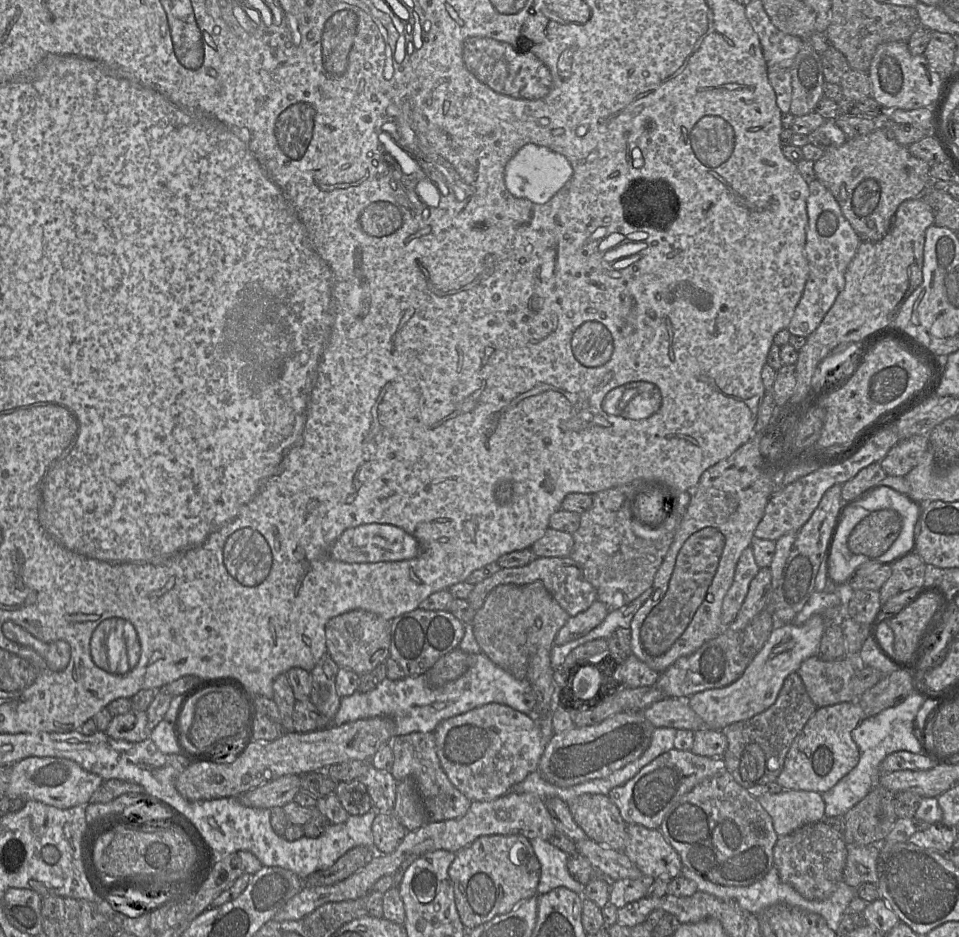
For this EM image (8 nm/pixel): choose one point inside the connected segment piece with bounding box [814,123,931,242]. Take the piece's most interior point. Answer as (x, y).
(870, 176)

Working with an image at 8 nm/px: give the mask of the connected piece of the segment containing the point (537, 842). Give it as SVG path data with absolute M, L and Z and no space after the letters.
M541 838L530 840L541 864L537 894L543 895L558 887L568 888L582 895L585 885L575 880L567 868L569 855Z

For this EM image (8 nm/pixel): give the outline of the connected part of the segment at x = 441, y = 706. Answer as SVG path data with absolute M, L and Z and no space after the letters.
M483 653L469 655L469 667L458 679L441 687L431 687L426 675L390 680L387 677L373 690L341 697L340 707L332 720L333 726L374 717L388 717L395 723L395 736L413 732L433 732L442 721L466 713L474 708L499 703L530 717L536 696L527 681L519 680L495 665Z

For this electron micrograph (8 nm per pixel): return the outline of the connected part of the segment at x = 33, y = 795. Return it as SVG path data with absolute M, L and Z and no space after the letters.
M28 757L11 765L11 773L5 795L11 800L24 798L36 800L59 809L67 809L89 803L91 795L104 779L83 769L77 763L57 757Z

